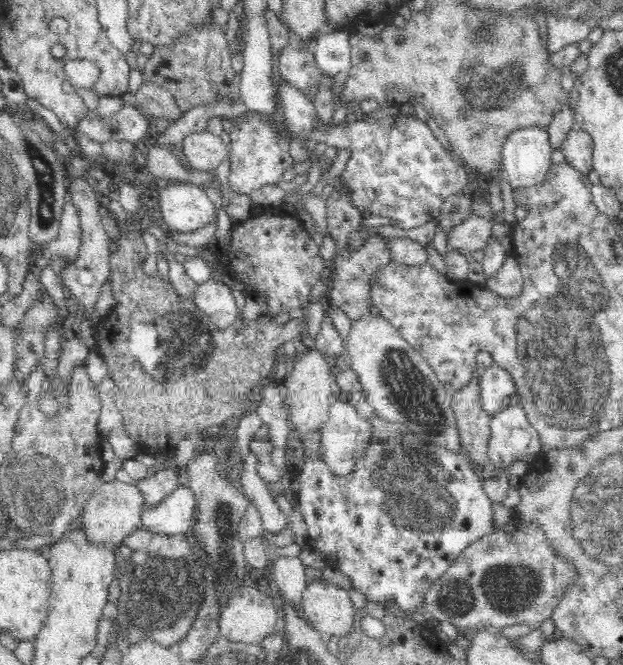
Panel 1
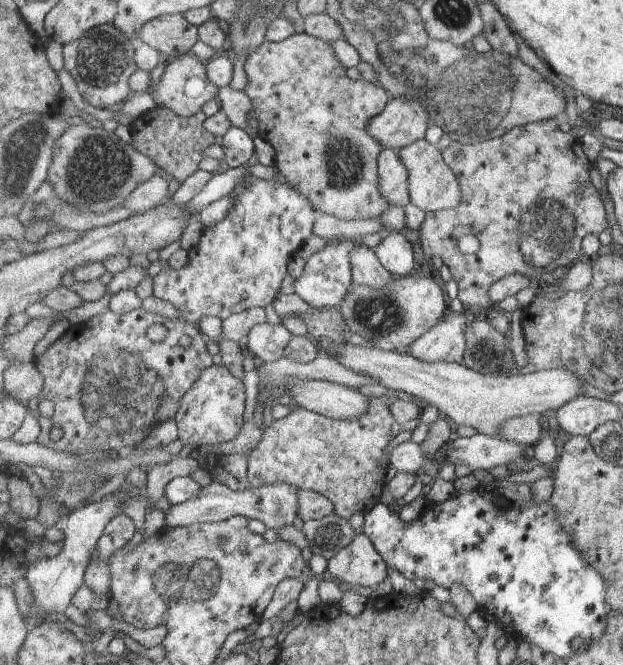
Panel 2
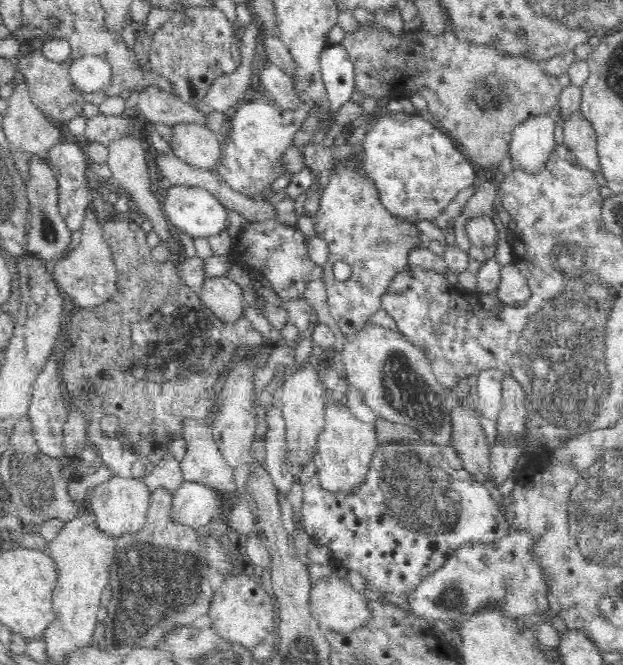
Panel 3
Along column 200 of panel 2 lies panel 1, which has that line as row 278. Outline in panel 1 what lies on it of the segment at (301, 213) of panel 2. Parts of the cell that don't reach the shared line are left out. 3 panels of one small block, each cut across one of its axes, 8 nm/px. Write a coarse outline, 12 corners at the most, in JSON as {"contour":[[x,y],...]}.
{"contour":[[298,216],[231,228],[219,261],[271,315],[308,303],[326,266]]}

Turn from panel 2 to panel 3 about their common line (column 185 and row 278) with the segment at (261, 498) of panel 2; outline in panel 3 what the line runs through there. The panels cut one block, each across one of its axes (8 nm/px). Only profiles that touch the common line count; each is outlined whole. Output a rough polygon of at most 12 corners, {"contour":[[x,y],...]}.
{"contour":[[516,262],[501,268],[500,303],[521,306],[532,296]]}

